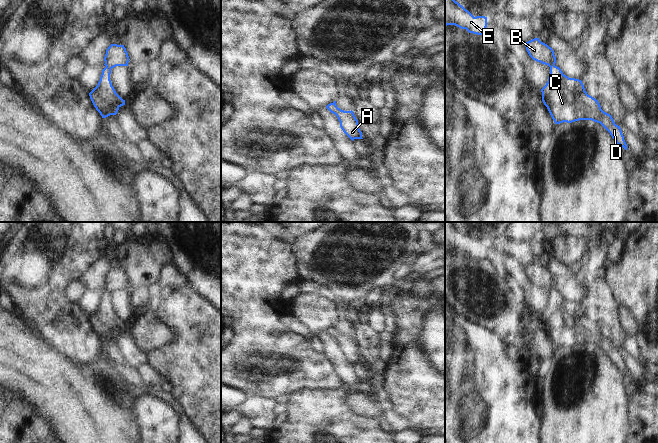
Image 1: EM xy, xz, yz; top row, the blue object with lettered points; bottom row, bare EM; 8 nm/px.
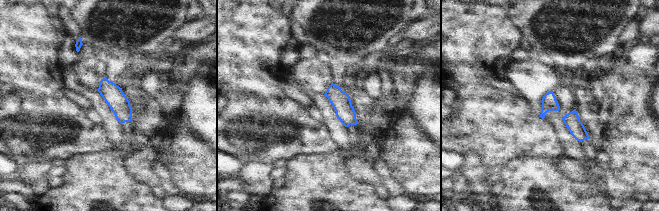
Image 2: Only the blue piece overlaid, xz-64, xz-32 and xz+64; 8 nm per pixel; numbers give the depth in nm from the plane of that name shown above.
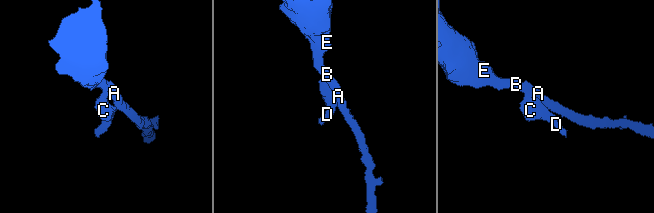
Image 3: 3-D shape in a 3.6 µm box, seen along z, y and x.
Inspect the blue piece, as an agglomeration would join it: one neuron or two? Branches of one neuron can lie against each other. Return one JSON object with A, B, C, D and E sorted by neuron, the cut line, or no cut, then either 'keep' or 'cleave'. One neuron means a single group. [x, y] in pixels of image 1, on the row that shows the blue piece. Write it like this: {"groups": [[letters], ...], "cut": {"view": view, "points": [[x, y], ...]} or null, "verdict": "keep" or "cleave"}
{"groups": [["A", "B", "E"], ["C", "D"]], "cut": {"view": "xz", "points": [[332, 103], [335, 113]]}, "verdict": "cleave"}

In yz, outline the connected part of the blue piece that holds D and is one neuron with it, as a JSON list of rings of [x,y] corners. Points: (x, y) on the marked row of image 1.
[[[553,66],[541,92],[542,101],[555,124],[592,120],[600,123],[616,143],[627,150],[620,126],[601,109],[598,100],[587,94],[581,80],[569,78],[559,67]]]

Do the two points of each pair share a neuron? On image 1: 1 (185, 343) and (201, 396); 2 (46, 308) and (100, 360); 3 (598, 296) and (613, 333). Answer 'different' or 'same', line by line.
1: same
2: different
3: same

